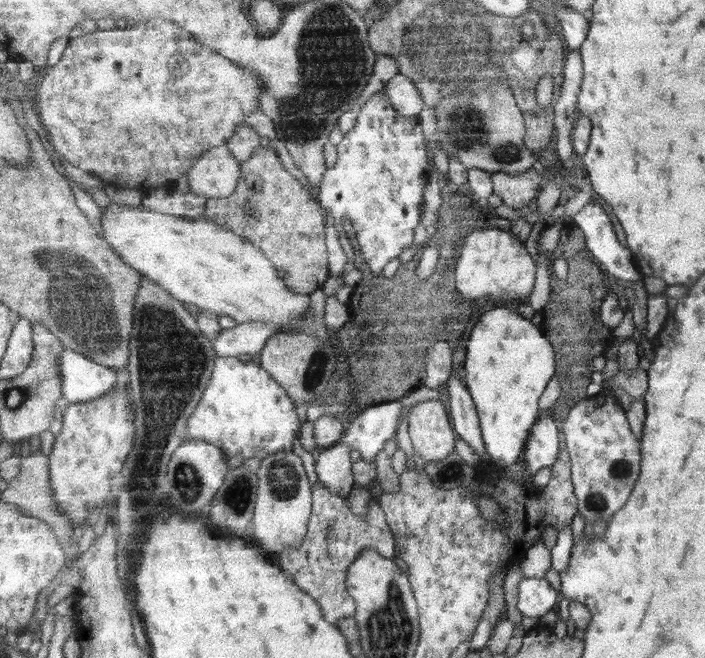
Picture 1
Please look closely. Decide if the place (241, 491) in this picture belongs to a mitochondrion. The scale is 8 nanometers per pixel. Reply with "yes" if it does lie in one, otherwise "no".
yes

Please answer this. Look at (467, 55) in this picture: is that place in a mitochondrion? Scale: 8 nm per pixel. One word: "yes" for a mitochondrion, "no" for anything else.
yes

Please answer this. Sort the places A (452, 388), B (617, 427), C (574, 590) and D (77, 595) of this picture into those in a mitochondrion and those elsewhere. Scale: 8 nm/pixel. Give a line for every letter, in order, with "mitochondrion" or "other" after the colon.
A: other
B: other
C: other
D: other

